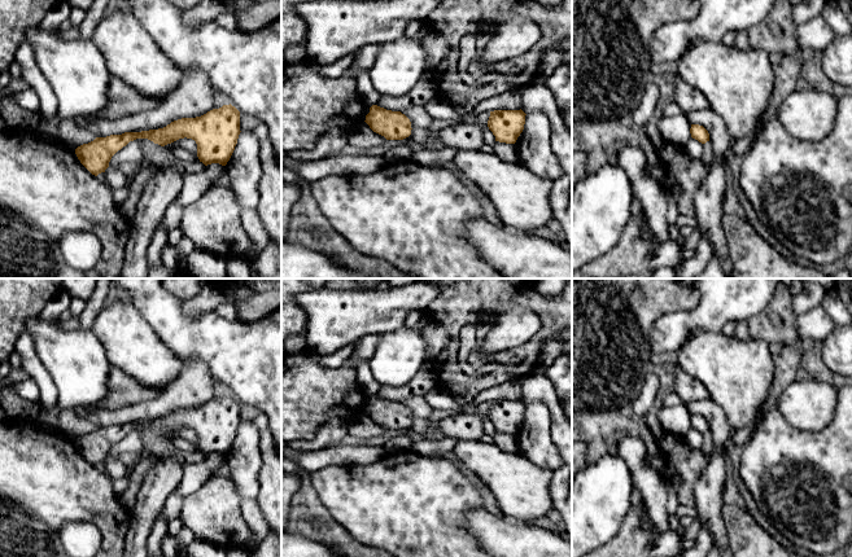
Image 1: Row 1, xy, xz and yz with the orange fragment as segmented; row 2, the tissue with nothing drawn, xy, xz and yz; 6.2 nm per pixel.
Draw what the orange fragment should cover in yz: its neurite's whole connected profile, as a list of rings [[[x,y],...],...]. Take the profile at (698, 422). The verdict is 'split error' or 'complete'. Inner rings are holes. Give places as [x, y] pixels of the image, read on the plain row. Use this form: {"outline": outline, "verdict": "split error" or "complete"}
{"outline": [[[691,415],[690,424],[692,429],[698,430],[702,434],[709,431],[709,424],[703,416]]], "verdict": "complete"}

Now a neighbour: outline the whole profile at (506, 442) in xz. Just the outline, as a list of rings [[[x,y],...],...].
[[[494,431],[494,444],[503,452],[517,452],[517,443],[514,434]]]

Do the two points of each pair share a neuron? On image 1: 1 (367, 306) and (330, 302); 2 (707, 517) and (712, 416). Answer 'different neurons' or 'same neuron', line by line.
1: same neuron
2: same neuron

